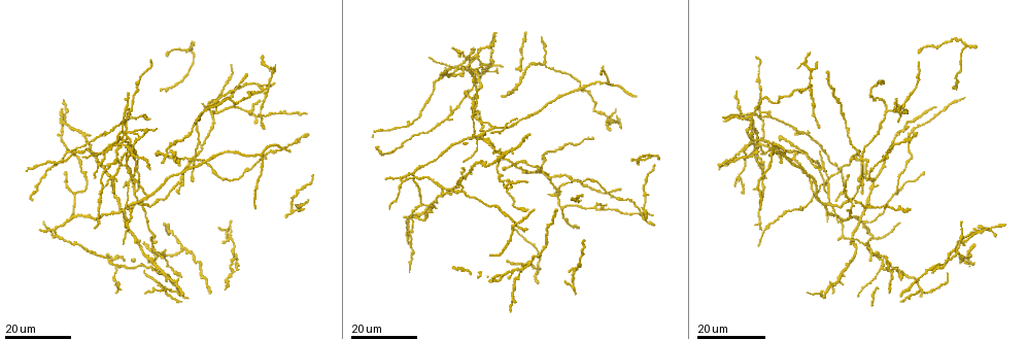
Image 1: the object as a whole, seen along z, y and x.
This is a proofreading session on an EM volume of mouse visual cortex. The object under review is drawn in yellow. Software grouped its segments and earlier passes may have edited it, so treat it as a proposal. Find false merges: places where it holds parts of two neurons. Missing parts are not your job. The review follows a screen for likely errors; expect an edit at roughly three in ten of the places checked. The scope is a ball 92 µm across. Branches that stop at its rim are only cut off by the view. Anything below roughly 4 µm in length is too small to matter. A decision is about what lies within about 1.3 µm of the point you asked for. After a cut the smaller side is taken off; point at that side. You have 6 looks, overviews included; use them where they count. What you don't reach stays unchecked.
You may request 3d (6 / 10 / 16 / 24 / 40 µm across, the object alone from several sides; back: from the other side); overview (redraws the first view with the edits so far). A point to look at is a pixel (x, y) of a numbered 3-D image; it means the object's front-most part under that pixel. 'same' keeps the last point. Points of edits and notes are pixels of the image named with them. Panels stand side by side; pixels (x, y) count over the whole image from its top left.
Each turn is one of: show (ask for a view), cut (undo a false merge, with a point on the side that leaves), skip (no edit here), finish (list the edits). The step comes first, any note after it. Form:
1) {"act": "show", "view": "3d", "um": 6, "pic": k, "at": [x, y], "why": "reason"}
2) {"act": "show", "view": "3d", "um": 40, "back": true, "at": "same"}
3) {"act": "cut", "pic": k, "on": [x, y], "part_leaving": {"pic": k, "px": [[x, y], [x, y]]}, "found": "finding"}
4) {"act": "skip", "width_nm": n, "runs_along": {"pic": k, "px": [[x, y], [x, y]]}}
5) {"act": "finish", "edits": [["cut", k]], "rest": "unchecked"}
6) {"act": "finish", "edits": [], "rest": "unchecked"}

{"act": "show", "view": "3d", "um": 24, "pic": 1, "at": [880, 267], "why": "three arms meet"}

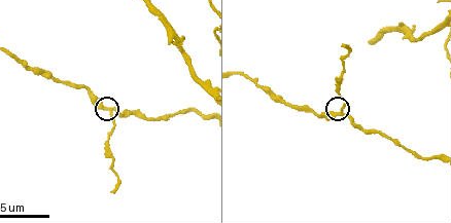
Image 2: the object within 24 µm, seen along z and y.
{"act": "show", "view": "3d", "um": 10, "pic": 2, "at": [111, 111], "why": "closer look"}

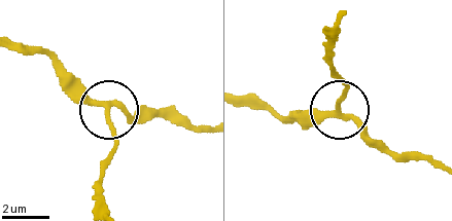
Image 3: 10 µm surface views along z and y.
{"act": "show", "view": "3d", "um": 10, "back": true, "pic": 3, "at": [339, 109]}

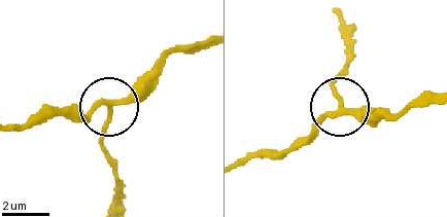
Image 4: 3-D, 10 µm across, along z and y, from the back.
{"act": "skip", "width_nm": 200, "found": "one neuron here"}

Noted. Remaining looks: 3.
{"act": "show", "view": "3d", "um": 16, "pic": 1, "at": [864, 223], "why": "branch point"}

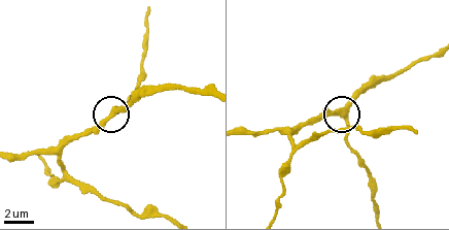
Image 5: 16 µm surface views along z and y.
{"act": "show", "view": "3d", "um": 10, "pic": 5, "at": [112, 112], "why": "zoom in"}

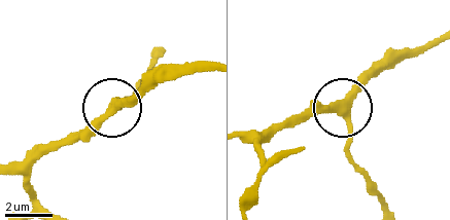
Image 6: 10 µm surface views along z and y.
{"act": "show", "view": "3d", "um": 6, "pic": 6, "at": [345, 112]}

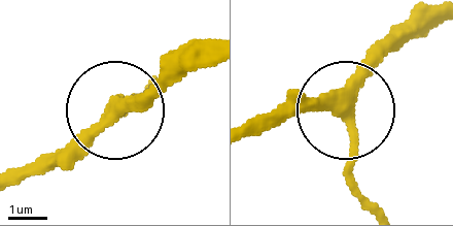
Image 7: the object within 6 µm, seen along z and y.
{"act": "skip", "side_arm_um": 121, "runs_along": {"pic": 7, "px": [[207, 54], [148, 99], [90, 122], [43, 168]]}, "found": "one neuron here"}

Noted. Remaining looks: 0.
{"act": "finish", "edits": [], "rest": "unchecked"}

